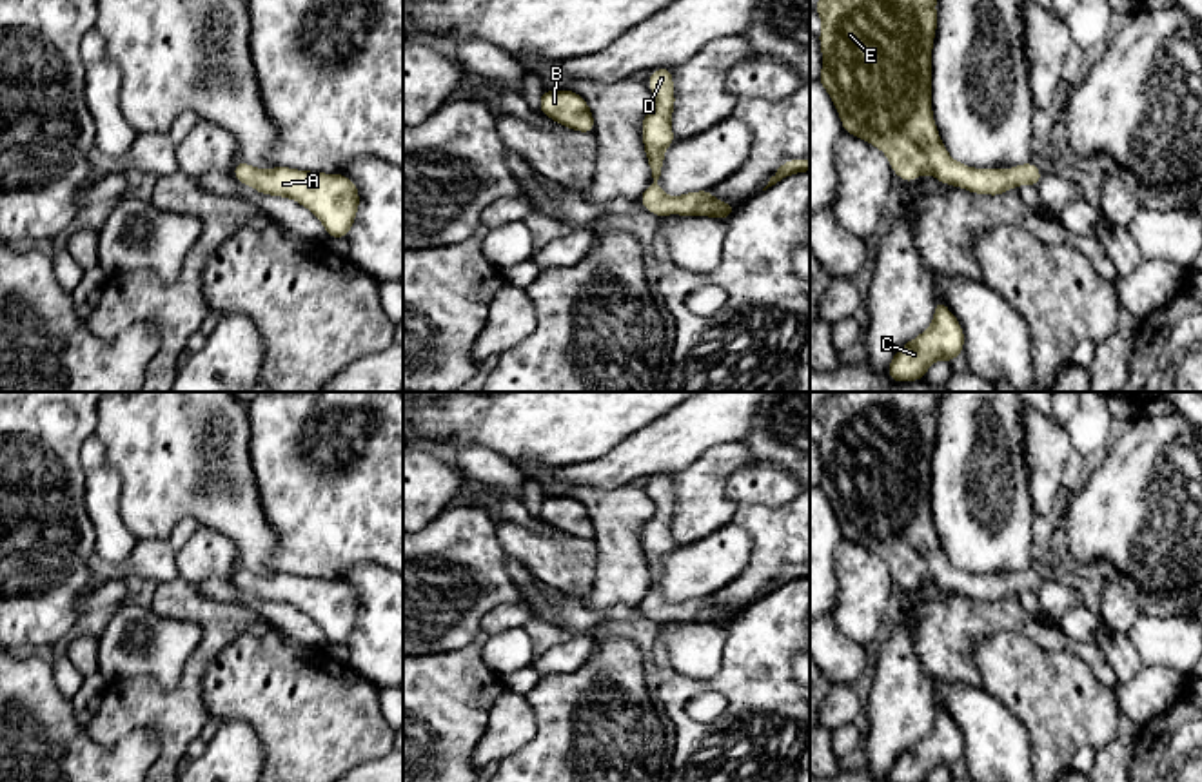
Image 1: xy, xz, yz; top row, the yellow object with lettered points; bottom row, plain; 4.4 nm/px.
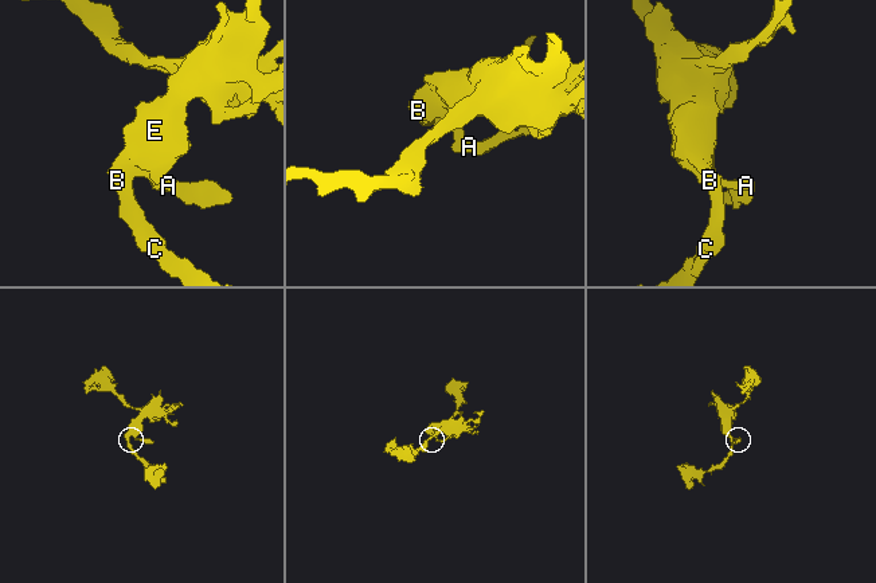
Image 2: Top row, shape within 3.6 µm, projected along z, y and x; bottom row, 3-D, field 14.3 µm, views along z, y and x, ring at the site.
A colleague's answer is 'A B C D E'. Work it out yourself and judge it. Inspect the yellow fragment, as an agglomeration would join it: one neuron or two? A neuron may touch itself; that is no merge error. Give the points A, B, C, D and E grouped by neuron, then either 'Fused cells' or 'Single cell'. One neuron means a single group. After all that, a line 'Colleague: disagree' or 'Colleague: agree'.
Groups: A B C D E. Single cell
Colleague: agree

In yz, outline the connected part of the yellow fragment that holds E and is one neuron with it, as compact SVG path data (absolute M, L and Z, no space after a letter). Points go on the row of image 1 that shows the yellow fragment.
M817 0L823 71L819 82L828 91L844 132L879 147L893 172L906 183L931 174L941 183L975 194L999 196L1011 187L1039 185L1040 171L1031 161L1002 169L973 169L955 161L931 112L931 49L937 29L937 0Z

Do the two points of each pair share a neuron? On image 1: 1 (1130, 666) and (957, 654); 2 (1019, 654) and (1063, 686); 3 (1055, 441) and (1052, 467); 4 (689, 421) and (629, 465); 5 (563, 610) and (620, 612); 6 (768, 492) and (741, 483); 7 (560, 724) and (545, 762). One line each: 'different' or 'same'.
1: different
2: same
3: same
4: same
5: same
6: same
7: same

